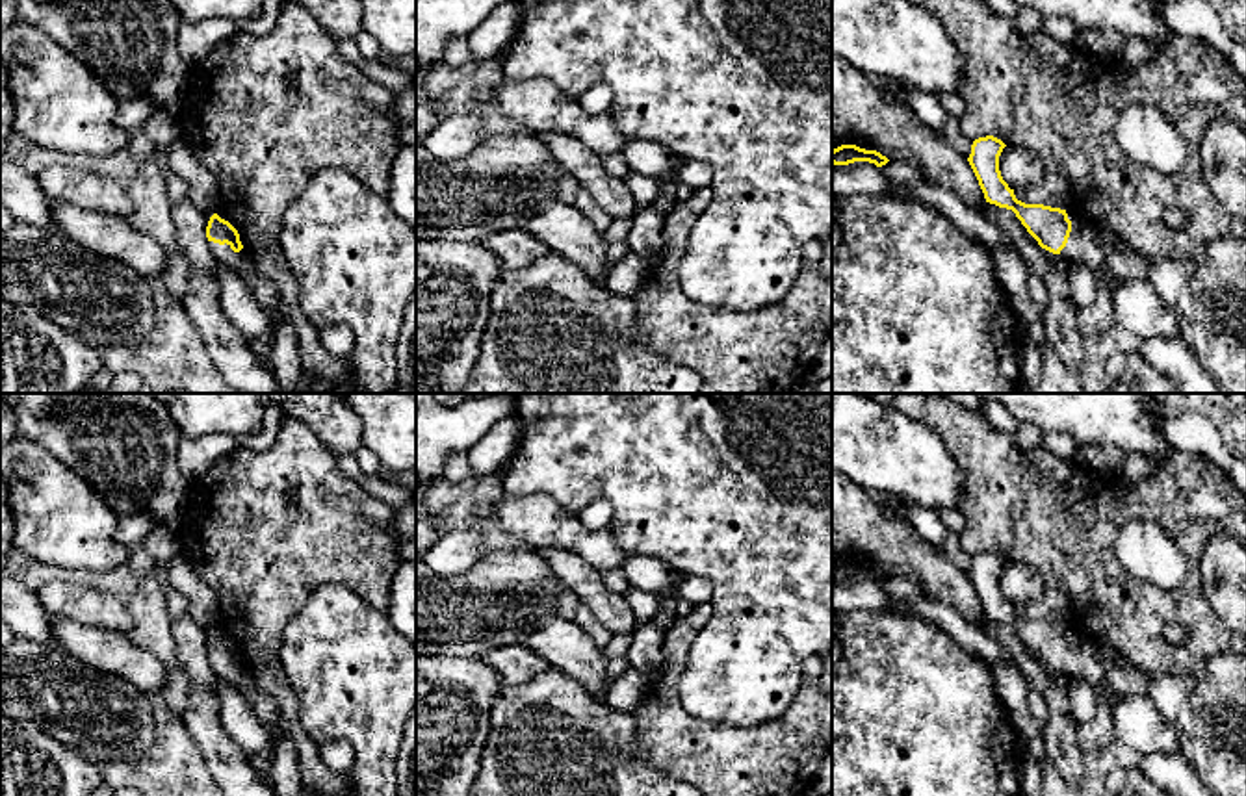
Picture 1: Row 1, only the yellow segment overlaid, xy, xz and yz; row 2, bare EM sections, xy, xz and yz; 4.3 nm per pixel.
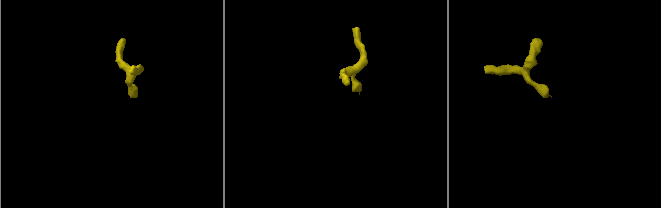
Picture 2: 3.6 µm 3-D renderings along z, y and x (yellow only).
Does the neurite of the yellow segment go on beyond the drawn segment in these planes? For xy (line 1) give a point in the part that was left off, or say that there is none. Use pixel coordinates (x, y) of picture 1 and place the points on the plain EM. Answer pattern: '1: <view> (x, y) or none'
1: xy (223, 670)

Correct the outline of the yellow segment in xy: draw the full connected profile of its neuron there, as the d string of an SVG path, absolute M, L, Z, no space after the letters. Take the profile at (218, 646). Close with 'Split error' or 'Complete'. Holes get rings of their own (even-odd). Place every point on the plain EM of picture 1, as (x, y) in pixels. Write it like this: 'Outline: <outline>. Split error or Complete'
Outline: M214 629L206 642L206 653L217 681L241 687L247 668L238 646L228 636Z. Split error

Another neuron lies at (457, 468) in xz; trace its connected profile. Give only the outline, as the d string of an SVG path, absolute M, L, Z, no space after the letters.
M468 451L453 453L448 456L444 469L442 469L442 481L448 481L449 484L462 482L472 475Z

